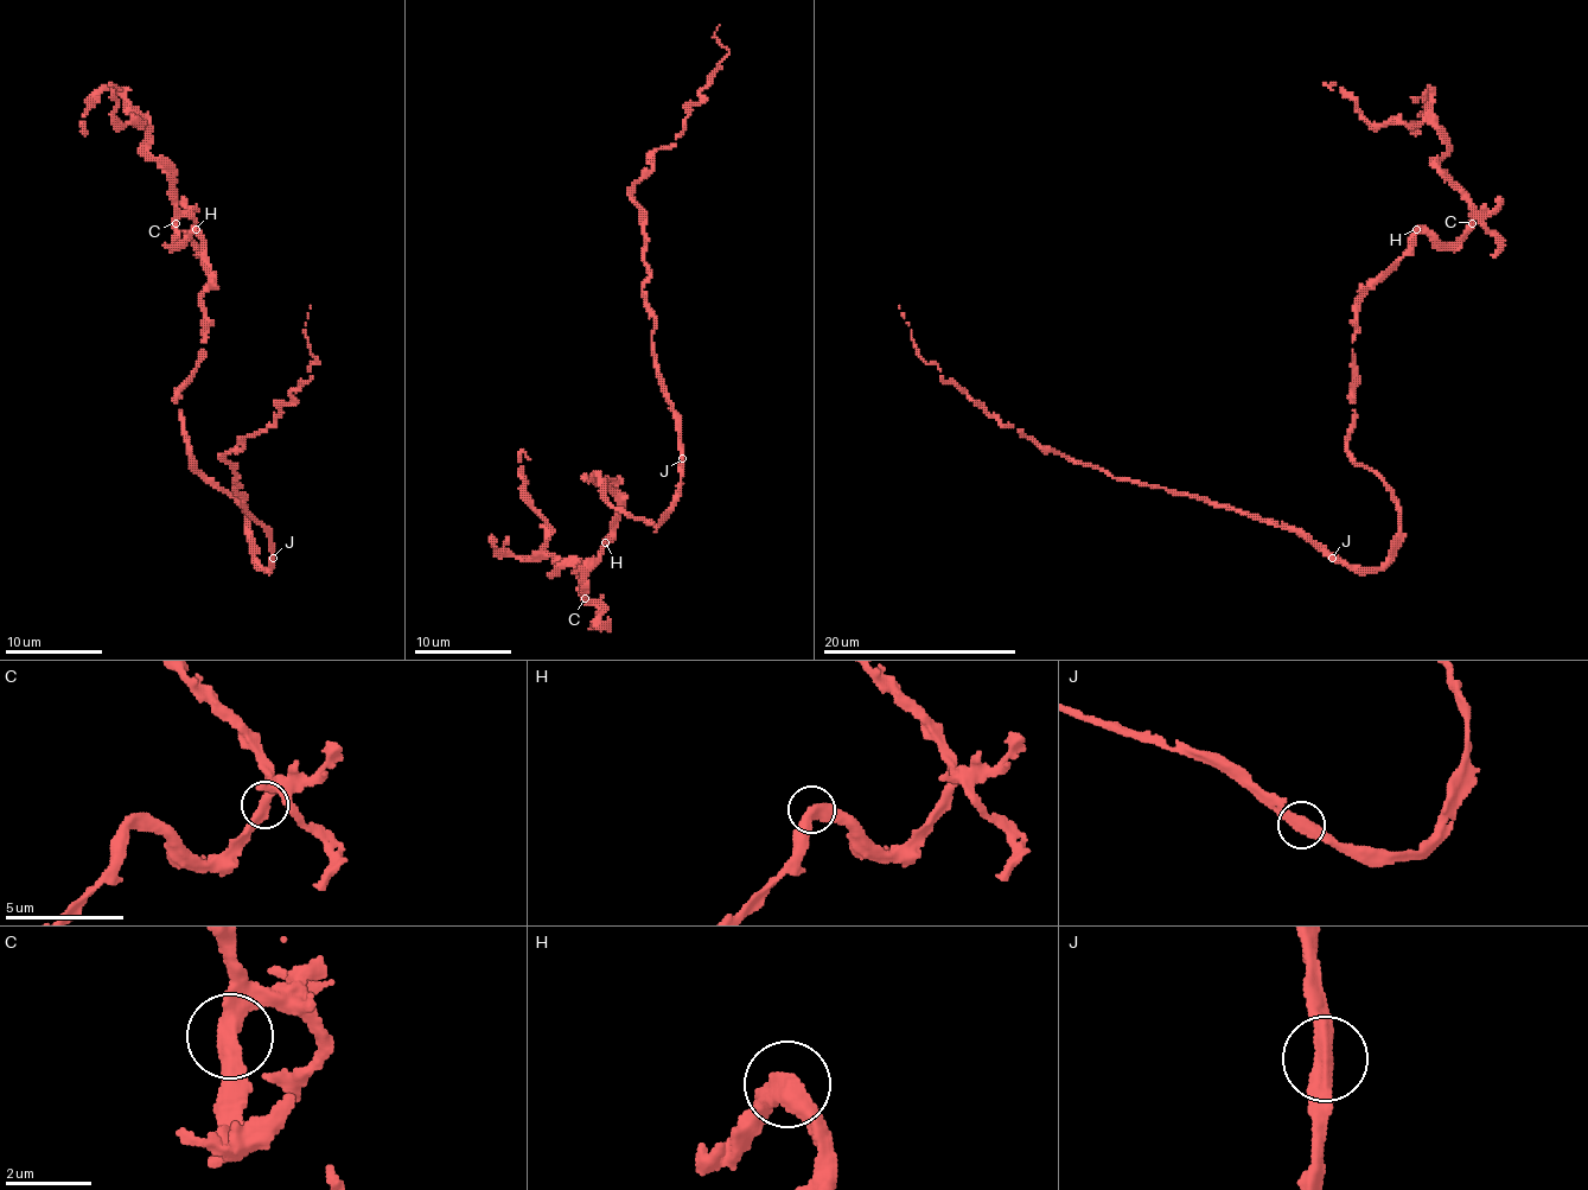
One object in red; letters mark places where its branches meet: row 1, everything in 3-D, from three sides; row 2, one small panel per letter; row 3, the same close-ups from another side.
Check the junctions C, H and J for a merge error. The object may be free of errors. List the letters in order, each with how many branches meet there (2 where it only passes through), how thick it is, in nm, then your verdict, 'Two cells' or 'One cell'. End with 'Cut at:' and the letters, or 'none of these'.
C: Branches: 2. Thickness 420 nm. One cell
H: Branches: 2. Thickness 420 nm. One cell
J: Branches: 2. Thickness 420 nm. One cell
Cut at: none of these

